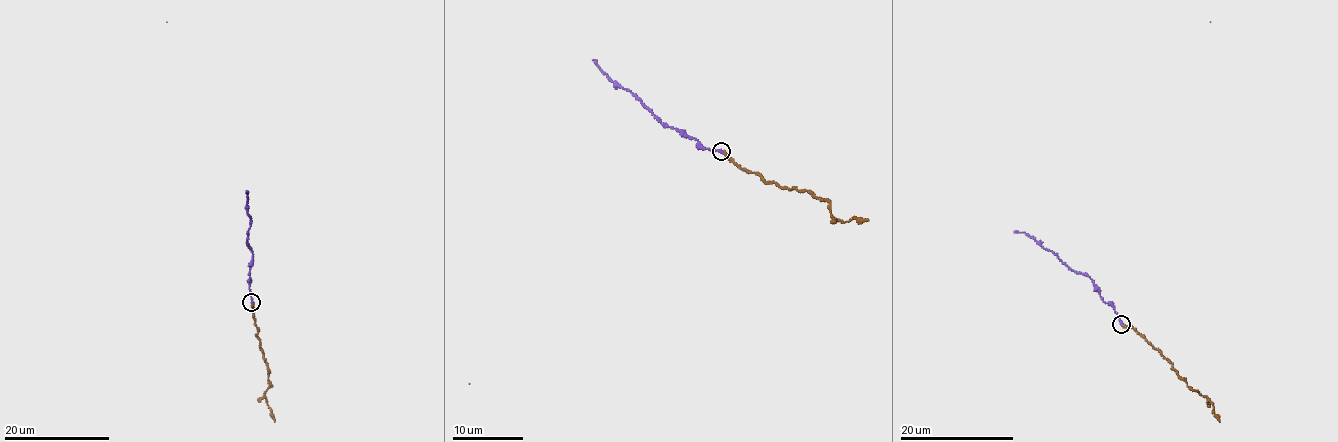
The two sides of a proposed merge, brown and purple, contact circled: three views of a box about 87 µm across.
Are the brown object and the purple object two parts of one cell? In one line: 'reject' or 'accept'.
accept

